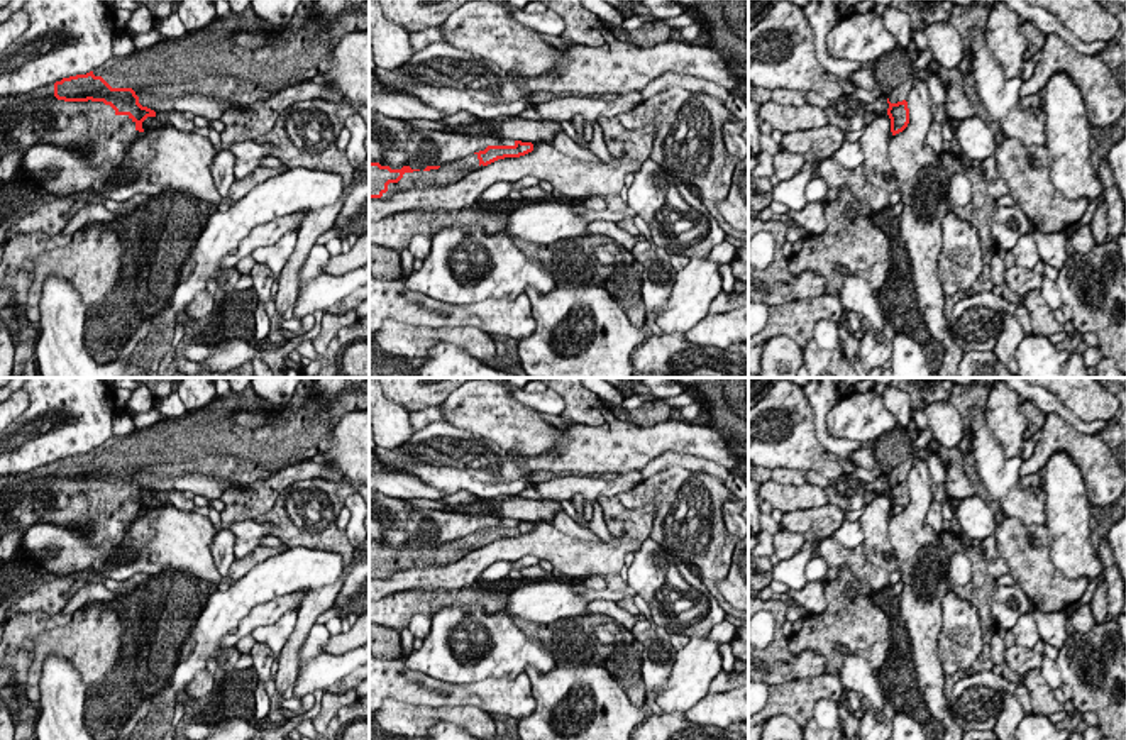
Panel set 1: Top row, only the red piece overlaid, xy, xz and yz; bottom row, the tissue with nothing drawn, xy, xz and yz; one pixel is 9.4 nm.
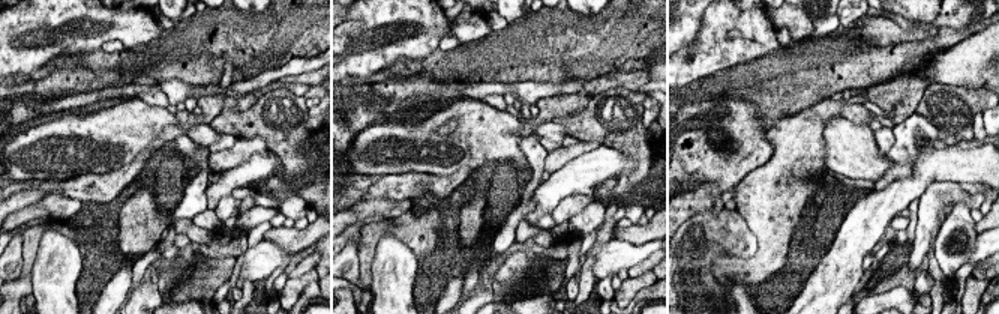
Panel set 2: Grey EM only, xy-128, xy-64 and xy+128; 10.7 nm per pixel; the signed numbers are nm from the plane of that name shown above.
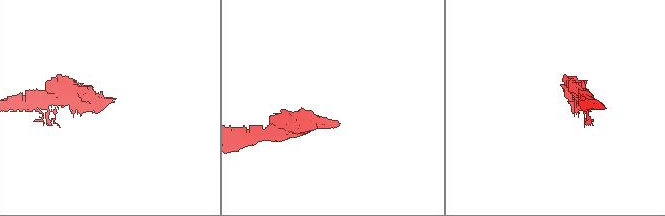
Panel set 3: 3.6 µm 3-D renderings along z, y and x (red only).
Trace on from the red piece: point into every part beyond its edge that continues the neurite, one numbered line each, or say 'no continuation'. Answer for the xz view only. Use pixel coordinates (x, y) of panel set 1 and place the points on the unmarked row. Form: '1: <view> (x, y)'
1: xz (449, 552)

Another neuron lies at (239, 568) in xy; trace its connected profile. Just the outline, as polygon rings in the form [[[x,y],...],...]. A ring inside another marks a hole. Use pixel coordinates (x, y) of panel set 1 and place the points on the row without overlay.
[[[259,545],[254,552],[251,552],[249,555],[242,557],[242,559],[235,559],[229,569],[229,577],[232,579],[232,583],[237,583],[239,579],[242,579],[251,569],[254,569],[257,564],[264,562],[266,559],[281,554],[284,550],[288,550],[288,545],[281,545],[281,547],[262,547]]]

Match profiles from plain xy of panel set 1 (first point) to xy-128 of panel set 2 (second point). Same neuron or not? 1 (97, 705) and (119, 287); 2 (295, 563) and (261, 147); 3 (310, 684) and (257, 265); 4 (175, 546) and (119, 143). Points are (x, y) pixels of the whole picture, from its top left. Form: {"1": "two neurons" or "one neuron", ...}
{"1": "two neurons", "2": "two neurons", "3": "one neuron", "4": "one neuron"}

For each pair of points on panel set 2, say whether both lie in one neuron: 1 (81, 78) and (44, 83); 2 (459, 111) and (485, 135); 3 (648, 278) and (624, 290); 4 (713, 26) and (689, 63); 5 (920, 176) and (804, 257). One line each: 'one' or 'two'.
1: one
2: one
3: one
4: one
5: two

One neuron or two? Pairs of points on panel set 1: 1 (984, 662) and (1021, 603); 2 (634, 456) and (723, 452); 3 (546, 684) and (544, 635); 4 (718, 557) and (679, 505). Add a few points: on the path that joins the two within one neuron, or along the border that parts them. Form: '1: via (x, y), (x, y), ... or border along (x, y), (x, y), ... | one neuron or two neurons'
1: border along (991, 590), (991, 617), (999, 629) | two neurons
2: via (656, 441), (701, 441) | one neuron
3: border along (595, 664), (556, 668) | two neurons
4: via (706, 544), (691, 529), (688, 519) | one neuron

